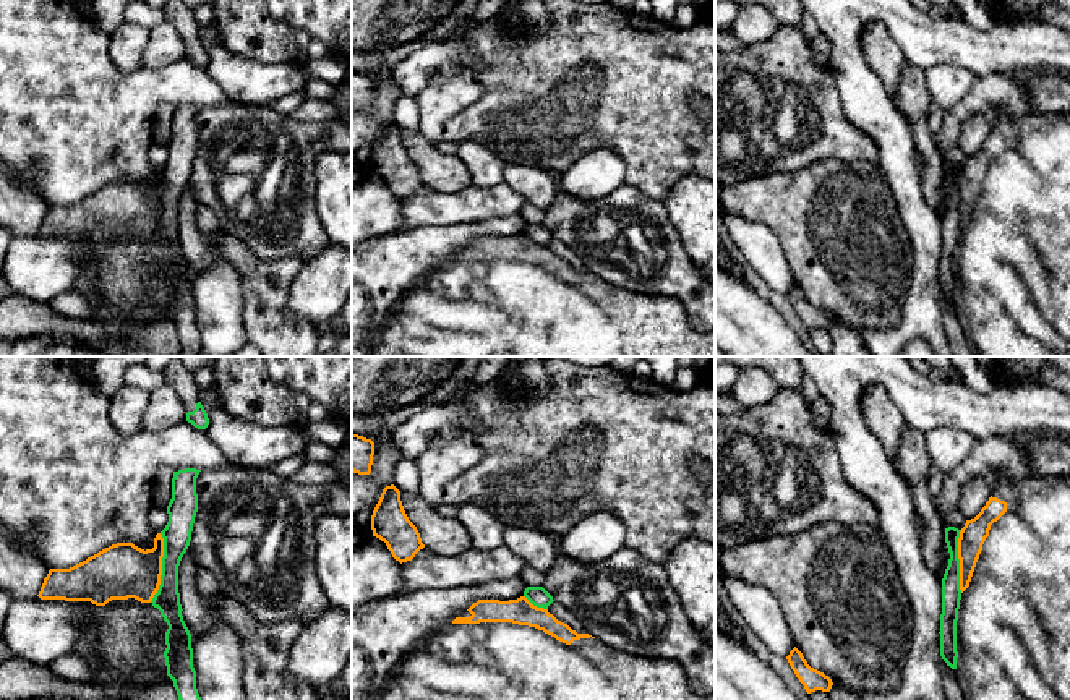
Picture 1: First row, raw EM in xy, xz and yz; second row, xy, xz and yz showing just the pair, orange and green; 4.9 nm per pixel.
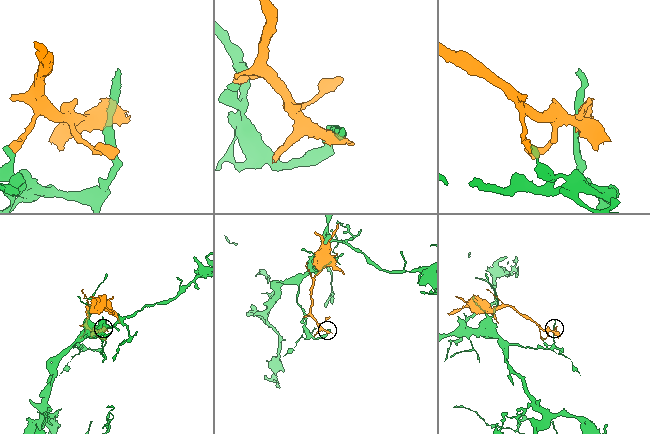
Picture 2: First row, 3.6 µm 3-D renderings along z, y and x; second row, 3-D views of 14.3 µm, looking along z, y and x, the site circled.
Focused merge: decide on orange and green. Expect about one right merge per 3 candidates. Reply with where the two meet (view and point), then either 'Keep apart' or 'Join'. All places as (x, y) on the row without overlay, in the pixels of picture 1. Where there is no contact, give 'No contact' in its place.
Touches orange at xy (161, 204). Keep apart

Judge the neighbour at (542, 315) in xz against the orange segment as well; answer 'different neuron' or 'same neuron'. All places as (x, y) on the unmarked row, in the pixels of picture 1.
same neuron

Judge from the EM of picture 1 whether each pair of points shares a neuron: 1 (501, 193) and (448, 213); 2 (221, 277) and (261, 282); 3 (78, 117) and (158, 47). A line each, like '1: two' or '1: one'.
1: one
2: two
3: two

